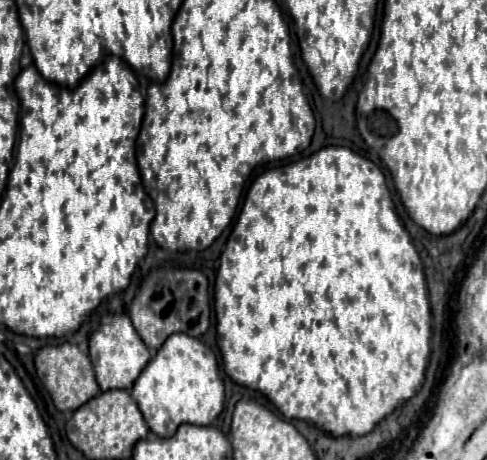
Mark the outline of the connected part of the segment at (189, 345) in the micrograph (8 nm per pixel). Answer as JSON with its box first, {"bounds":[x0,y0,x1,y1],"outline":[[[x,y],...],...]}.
{"bounds":[132,334,224,438],"outline":[[[172,334],[150,364],[136,378],[132,390],[148,428],[160,438],[172,438],[182,424],[210,426],[224,408],[224,384],[218,374],[214,352],[186,334]]]}

